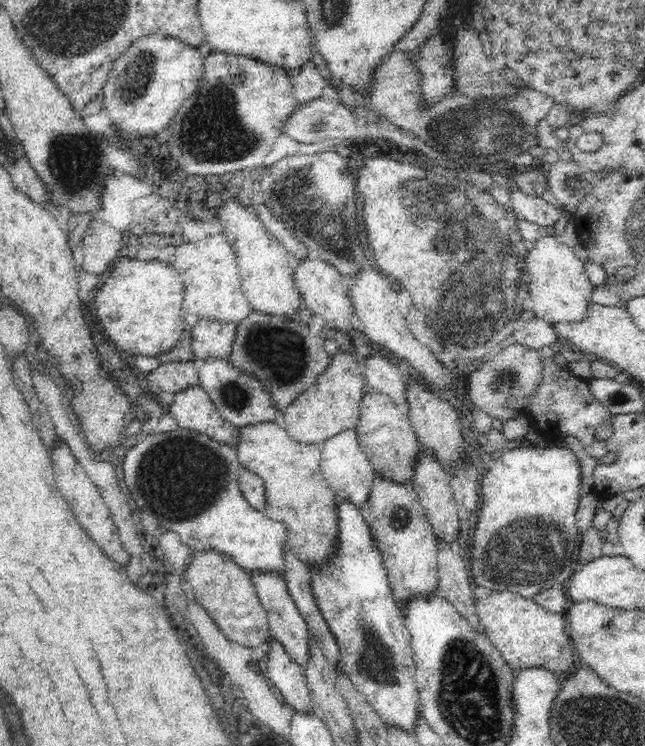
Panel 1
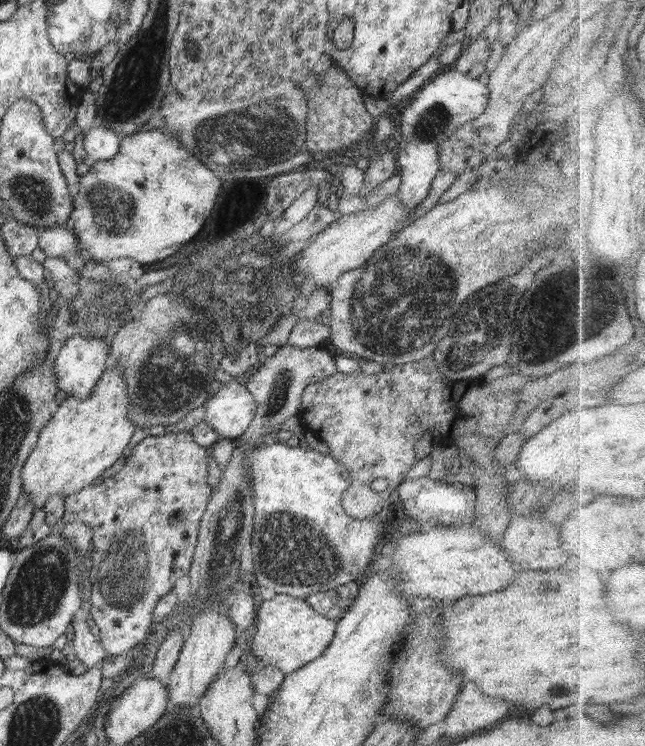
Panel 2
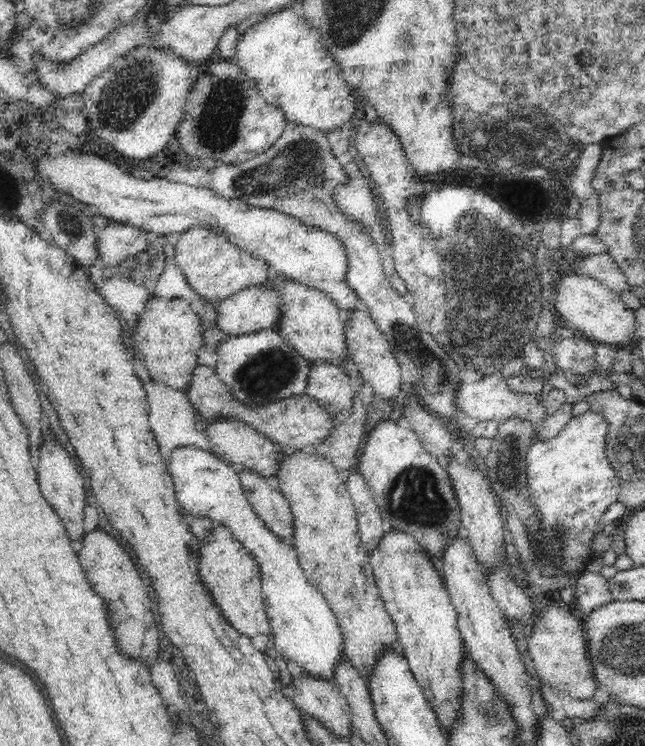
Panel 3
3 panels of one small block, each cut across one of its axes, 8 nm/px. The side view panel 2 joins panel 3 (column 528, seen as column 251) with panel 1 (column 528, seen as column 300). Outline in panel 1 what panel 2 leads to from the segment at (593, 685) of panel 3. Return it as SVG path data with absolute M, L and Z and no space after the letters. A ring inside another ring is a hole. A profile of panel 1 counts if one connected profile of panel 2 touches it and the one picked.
M492 591L488 598L476 600L474 607L485 637L502 653L513 672L538 667L562 678L575 670L575 646L568 633L565 614L550 613L534 600L510 591Z

